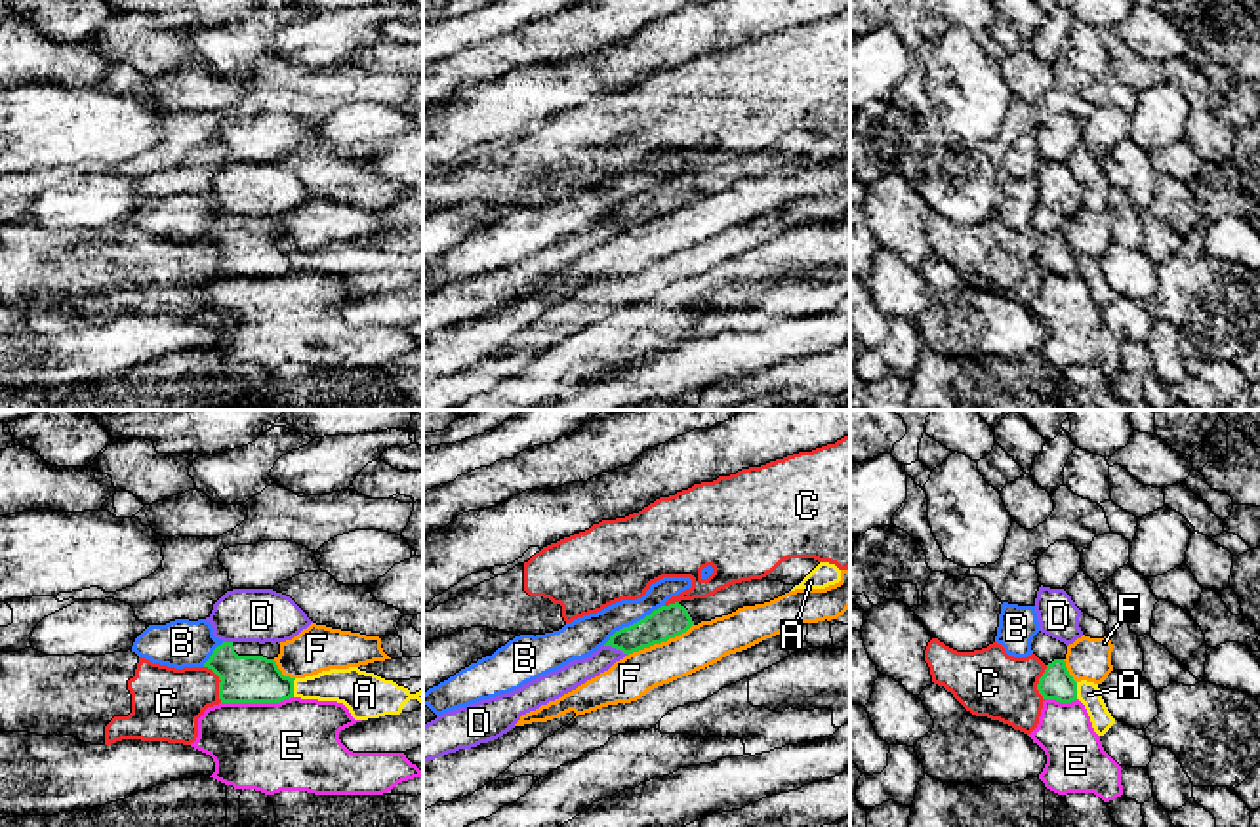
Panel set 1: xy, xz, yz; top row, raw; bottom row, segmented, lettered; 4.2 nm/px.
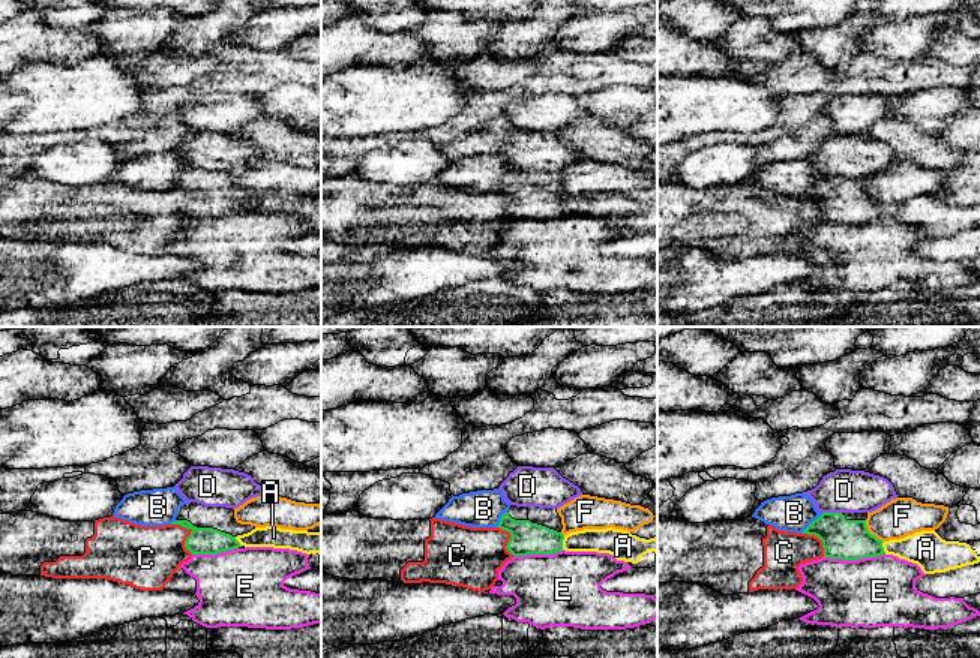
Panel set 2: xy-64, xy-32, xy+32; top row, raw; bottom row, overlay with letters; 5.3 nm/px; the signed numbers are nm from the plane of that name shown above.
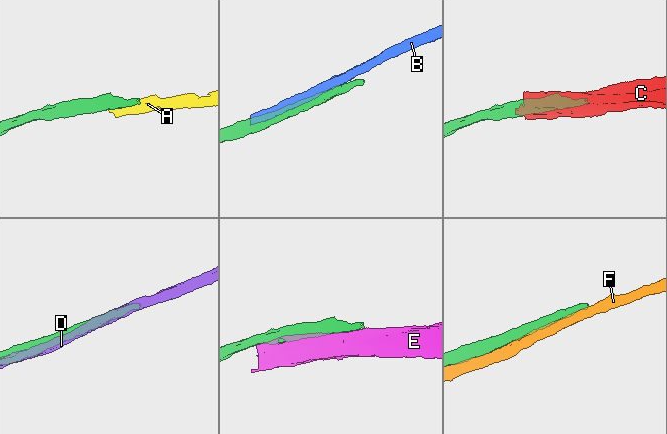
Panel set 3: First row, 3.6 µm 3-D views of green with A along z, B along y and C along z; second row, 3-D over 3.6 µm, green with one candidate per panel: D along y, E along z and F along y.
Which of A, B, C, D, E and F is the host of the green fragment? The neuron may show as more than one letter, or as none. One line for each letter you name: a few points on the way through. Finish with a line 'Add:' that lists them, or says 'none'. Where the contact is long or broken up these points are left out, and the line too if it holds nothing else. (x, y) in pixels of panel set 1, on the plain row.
Add: none

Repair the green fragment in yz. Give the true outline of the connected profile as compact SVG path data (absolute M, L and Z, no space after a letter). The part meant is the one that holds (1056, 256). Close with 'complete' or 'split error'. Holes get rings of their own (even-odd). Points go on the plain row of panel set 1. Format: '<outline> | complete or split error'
M1037 206L1031 213L1033 227L1047 238L1039 252L1037 263L1043 272L1071 276L1077 272L1077 255L1066 240L1067 219L1045 206Z | split error

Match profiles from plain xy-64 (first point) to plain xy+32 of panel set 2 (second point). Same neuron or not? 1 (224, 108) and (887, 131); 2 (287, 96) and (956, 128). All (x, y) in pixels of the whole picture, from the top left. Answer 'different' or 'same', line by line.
1: different
2: different

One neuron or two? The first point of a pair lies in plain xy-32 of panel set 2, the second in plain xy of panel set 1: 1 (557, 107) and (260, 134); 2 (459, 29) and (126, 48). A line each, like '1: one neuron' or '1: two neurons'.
1: one neuron
2: one neuron

